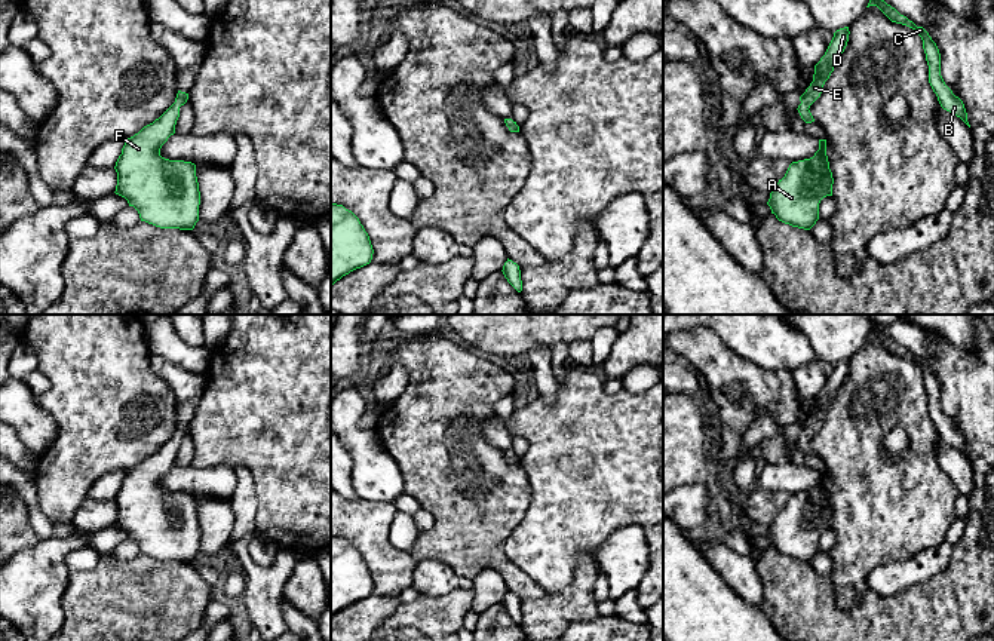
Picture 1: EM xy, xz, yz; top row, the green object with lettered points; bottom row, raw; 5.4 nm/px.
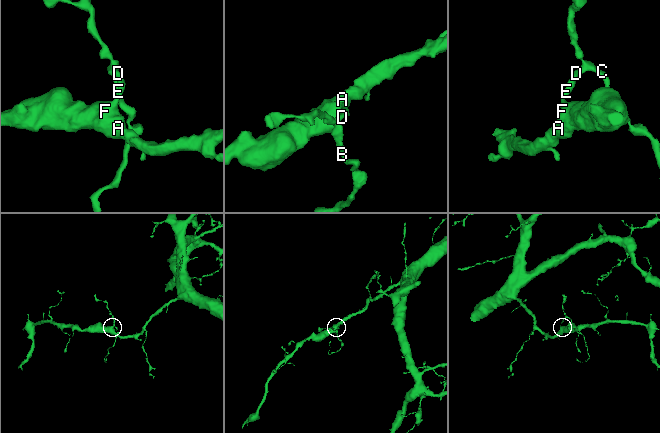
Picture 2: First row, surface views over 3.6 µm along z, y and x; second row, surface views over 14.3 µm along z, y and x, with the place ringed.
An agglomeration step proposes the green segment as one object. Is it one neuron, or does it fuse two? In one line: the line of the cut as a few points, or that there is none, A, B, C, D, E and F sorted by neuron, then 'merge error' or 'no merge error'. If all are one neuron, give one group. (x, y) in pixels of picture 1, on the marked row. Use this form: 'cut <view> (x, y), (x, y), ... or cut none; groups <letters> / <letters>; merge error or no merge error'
cut none; groups A B C D E F; no merge error

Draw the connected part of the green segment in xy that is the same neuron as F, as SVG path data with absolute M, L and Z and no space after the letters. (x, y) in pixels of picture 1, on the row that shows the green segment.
M178 91L175 102L159 119L126 139L114 166L114 193L138 211L141 221L160 229L193 230L199 221L196 165L160 156L187 99L188 93Z

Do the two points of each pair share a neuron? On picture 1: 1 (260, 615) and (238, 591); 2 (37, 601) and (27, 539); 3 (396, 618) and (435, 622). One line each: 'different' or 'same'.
1: different
2: different
3: same

